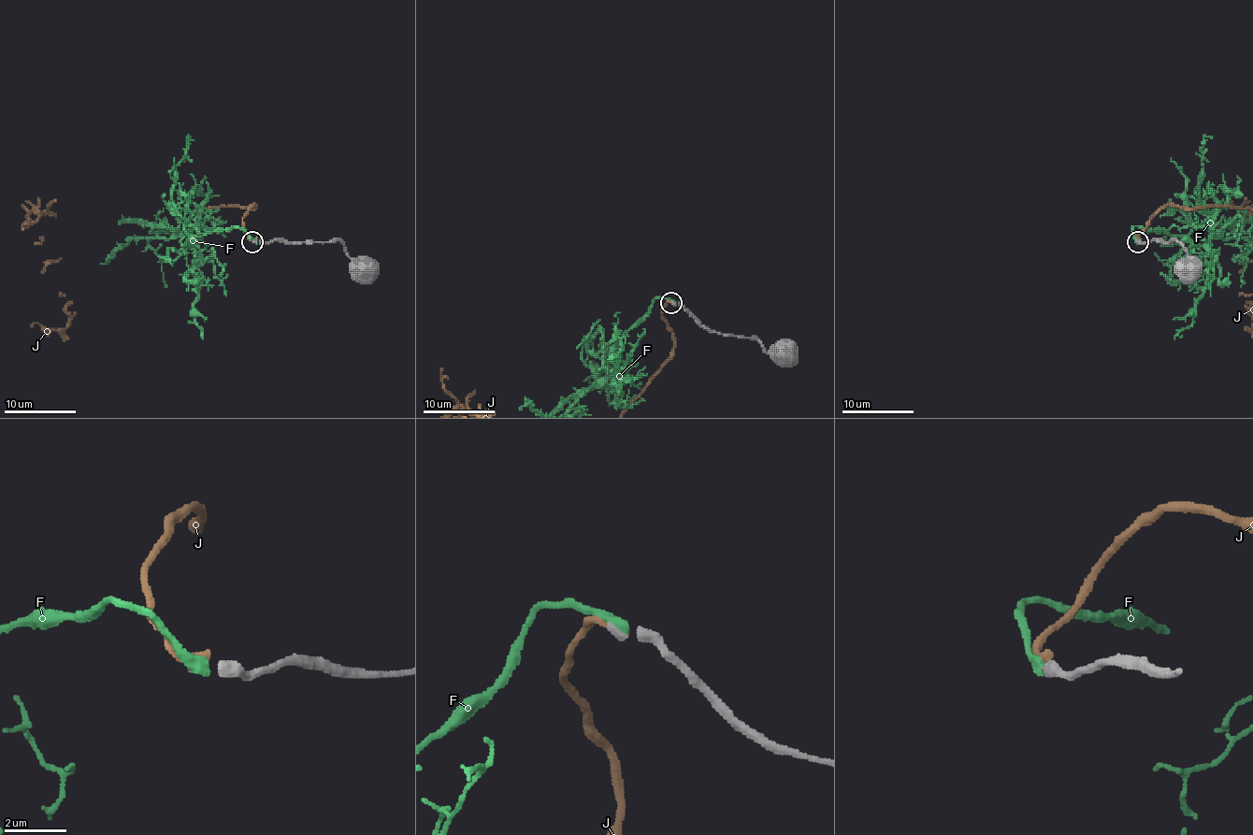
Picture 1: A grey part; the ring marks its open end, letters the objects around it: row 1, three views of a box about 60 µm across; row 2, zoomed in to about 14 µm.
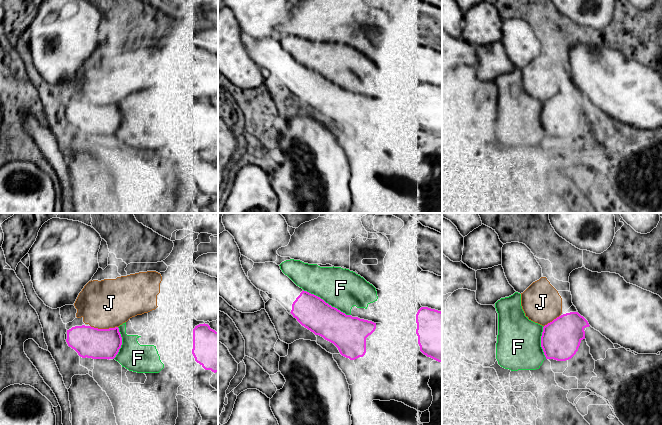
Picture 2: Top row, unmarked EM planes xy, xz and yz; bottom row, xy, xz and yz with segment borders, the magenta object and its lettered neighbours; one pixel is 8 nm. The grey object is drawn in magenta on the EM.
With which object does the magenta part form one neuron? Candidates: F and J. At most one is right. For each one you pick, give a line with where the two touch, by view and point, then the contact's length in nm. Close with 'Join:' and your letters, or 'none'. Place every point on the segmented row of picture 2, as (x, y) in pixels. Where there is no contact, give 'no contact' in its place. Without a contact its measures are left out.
Join: none

